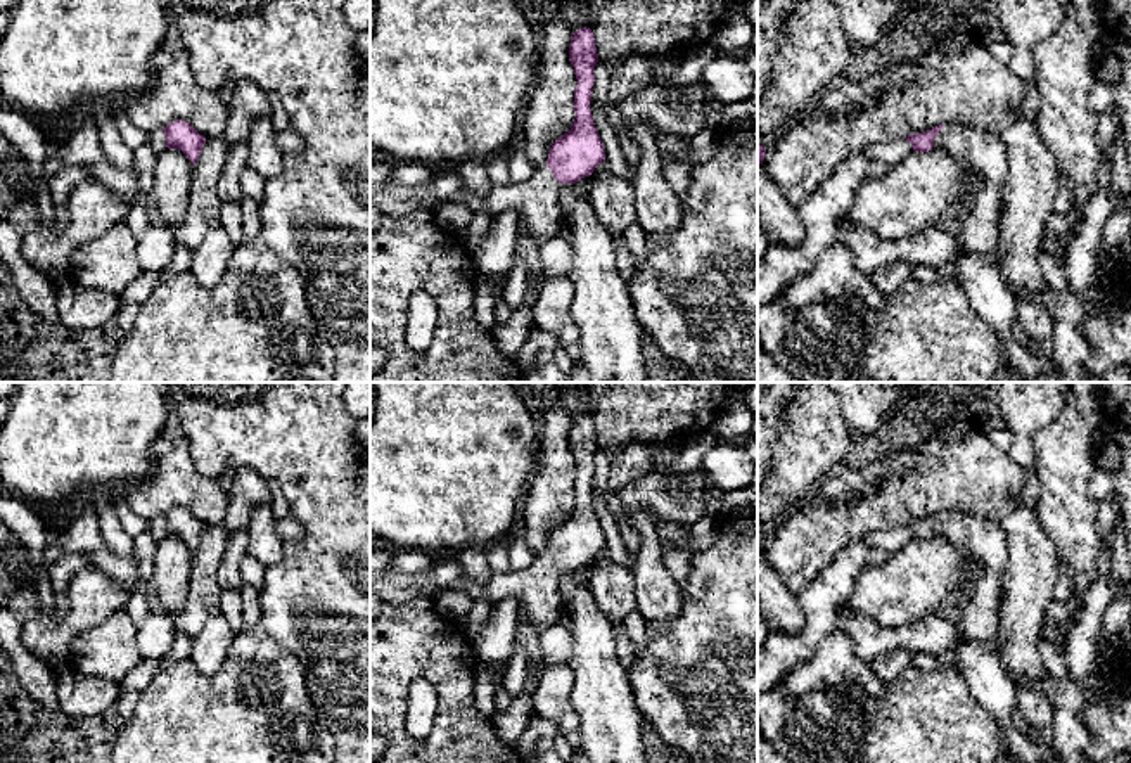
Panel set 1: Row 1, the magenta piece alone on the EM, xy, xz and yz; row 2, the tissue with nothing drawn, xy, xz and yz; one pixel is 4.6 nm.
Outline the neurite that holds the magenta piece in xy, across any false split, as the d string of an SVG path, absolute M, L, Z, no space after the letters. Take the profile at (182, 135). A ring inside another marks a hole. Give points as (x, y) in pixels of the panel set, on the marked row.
M176 119L166 128L157 128L147 133L147 142L156 154L161 154L166 147L182 151L192 164L197 163L206 137L201 135L190 123Z

